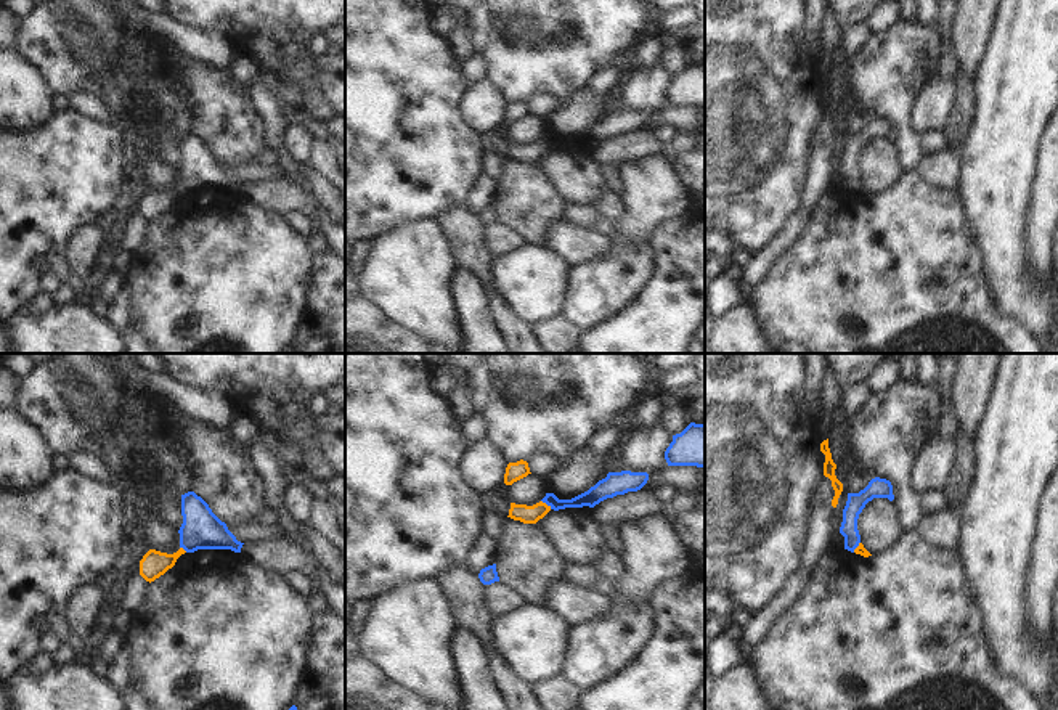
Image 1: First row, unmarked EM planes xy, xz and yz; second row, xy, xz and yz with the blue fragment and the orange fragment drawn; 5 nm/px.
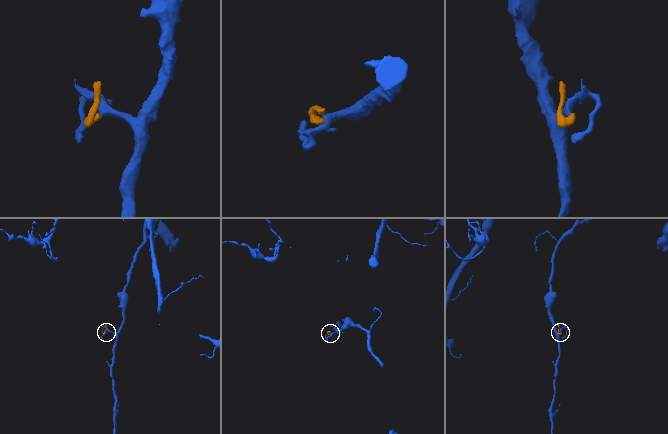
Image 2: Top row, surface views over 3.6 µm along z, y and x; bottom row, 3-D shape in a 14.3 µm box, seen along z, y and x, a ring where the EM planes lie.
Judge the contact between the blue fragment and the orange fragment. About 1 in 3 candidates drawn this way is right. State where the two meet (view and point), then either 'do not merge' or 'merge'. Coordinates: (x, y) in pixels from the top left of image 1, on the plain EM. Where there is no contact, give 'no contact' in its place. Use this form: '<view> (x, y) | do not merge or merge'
xz (546, 143) | merge

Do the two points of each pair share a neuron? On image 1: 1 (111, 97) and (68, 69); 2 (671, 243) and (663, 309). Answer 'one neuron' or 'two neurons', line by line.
1: two neurons
2: one neuron

